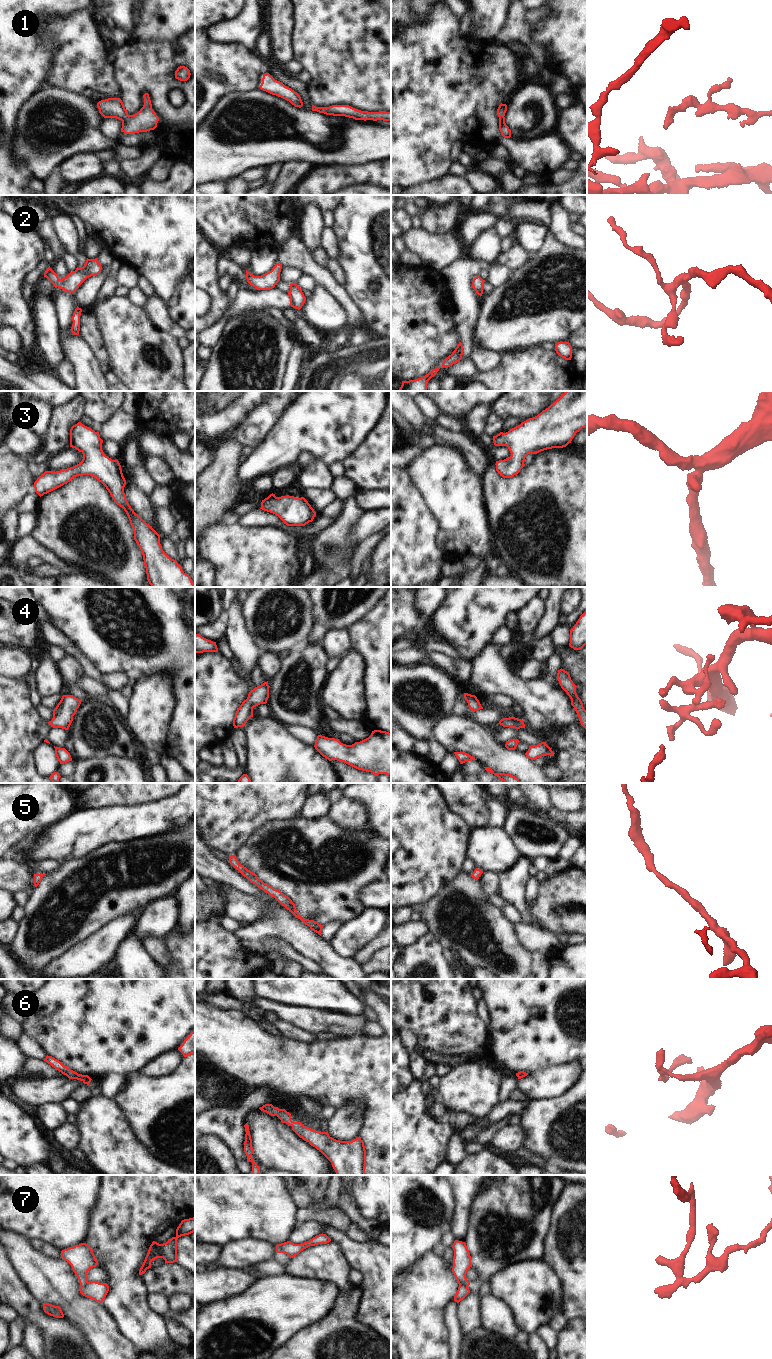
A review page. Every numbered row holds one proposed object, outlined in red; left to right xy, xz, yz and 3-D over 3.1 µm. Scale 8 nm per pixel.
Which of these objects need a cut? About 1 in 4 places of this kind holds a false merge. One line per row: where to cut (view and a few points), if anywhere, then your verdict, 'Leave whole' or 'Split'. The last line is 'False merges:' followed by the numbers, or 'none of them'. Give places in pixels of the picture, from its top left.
1: No split. Leave whole
2: No split. Leave whole
3: No split. Leave whole
4: No split. Leave whole
5: No split. Leave whole
6: No split. Leave whole
7: Split along yz (459, 1284), (467, 1286). Split
False merges: 7

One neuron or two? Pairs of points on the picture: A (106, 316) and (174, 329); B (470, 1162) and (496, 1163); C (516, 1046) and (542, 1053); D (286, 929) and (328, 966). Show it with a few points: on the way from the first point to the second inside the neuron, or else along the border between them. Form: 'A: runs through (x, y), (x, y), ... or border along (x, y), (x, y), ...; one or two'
A: border along (141, 308), (146, 317), (155, 326), (174, 338); two
B: runs through (476, 1163), (490, 1163); one
C: runs through (522, 1046), (536, 1047); one
D: runs through (297, 934), (318, 955); one

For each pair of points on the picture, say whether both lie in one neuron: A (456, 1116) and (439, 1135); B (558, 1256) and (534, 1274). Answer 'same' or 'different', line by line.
A: different
B: different

